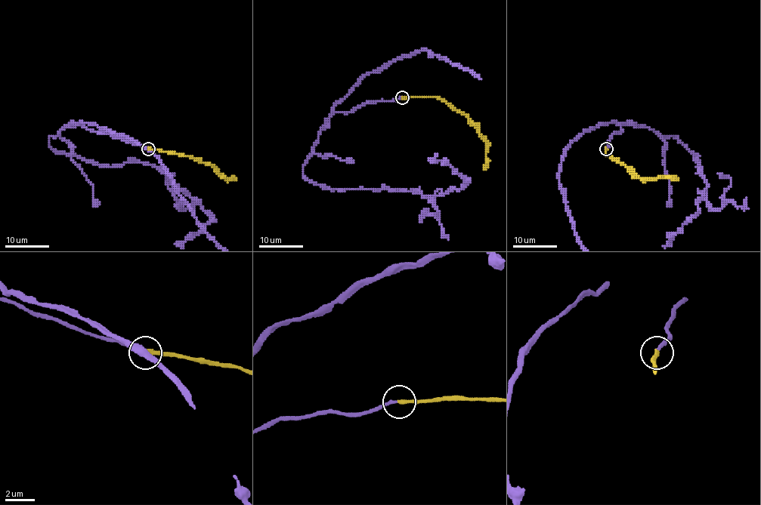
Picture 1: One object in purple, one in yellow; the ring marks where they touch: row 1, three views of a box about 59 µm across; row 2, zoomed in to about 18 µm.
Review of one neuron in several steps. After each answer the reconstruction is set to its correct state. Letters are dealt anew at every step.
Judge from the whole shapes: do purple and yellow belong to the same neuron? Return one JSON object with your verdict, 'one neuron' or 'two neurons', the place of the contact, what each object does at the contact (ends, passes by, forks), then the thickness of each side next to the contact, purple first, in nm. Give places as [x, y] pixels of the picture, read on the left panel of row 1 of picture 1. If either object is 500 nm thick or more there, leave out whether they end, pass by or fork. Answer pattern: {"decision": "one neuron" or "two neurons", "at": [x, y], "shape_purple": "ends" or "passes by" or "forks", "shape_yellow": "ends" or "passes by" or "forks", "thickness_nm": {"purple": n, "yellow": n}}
{"decision": "one neuron", "at": [148, 149], "shape_purple": "ends", "shape_yellow": "ends", "thickness_nm": {"purple": 190, "yellow": 260}}

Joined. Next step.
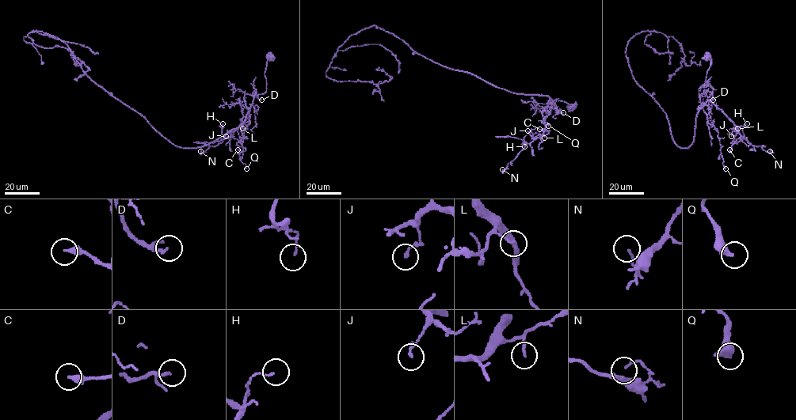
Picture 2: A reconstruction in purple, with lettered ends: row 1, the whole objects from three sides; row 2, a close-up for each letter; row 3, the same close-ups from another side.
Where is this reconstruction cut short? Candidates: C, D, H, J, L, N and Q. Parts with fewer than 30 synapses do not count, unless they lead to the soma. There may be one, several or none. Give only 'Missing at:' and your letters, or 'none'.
Missing at: none

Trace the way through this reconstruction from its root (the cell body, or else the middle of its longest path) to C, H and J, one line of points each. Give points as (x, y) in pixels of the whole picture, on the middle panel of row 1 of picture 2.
C: (571, 107), (569, 110), (567, 103), (553, 100), (542, 111), (544, 131), (534, 140), (548, 130), (539, 129)
H: (571, 107), (569, 110), (567, 103), (553, 100), (542, 111), (545, 126), (542, 134), (523, 142), (524, 146)
J: (571, 107), (569, 110), (567, 103), (553, 100), (542, 111), (545, 126), (542, 134), (533, 138), (527, 130)

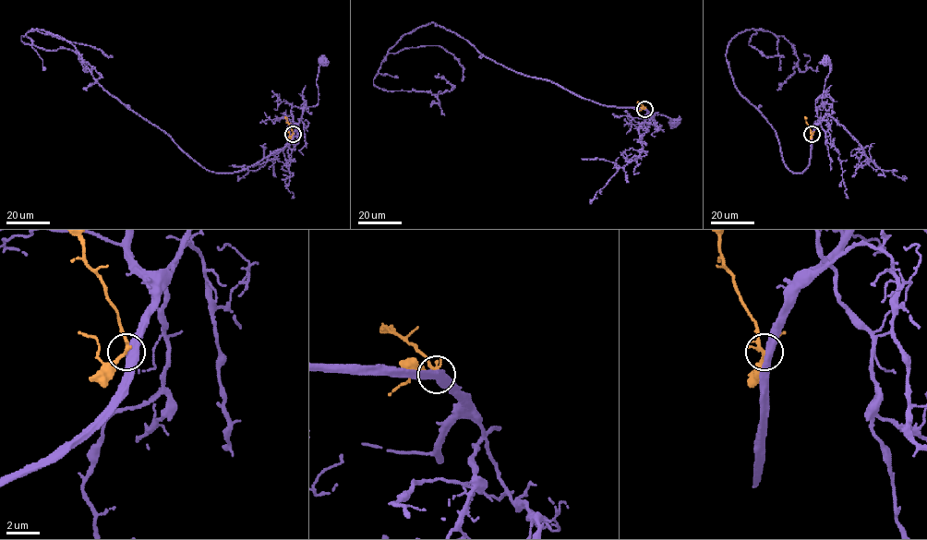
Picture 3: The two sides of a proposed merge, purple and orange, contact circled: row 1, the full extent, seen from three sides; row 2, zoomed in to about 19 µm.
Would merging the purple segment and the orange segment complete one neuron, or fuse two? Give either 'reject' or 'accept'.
accept

